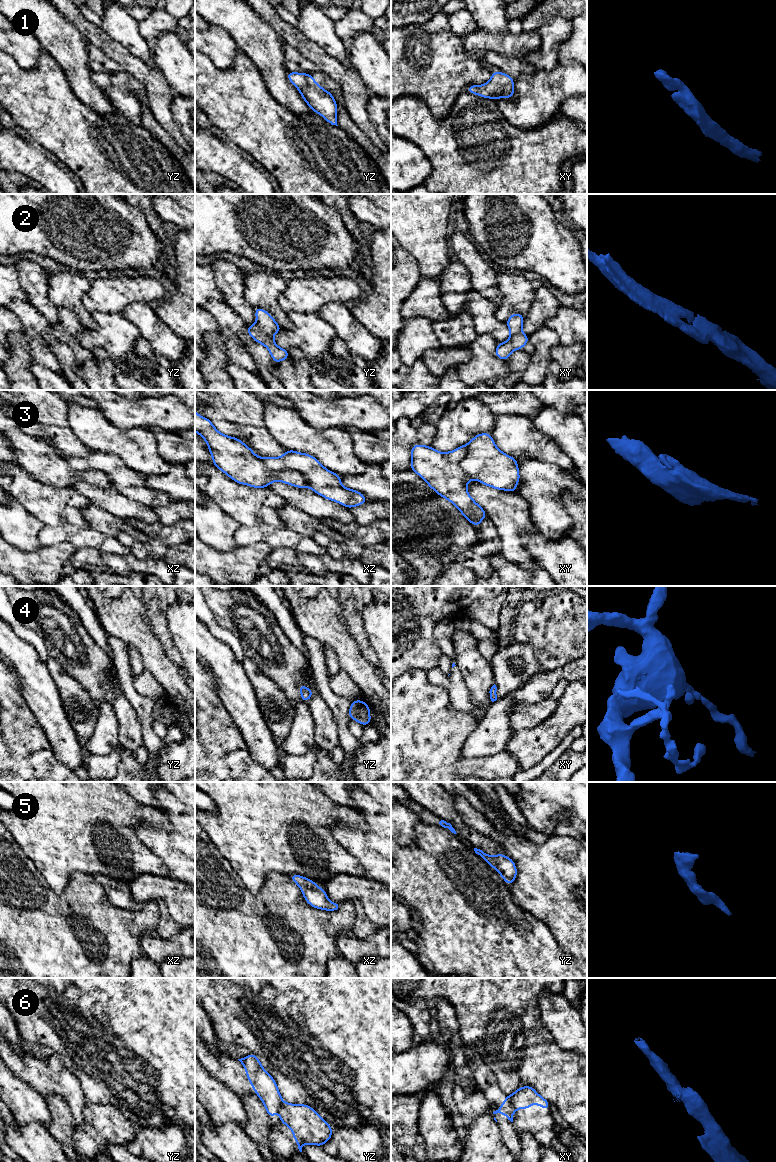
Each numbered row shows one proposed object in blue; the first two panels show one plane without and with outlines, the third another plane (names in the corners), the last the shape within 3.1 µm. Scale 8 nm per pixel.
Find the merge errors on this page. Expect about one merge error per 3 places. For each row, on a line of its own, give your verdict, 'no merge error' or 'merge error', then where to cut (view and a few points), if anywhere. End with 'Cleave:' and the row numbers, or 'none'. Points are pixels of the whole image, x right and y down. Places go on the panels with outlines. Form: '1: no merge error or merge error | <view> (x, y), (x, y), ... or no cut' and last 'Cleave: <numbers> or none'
1: no merge error | no cut
2: no merge error | no cut
3: merge error | xz (259, 457), (273, 470), (298, 471), (308, 486)
4: no merge error | no cut
5: no merge error | no cut
6: merge error | xy (507, 1096), (514, 1111)
Cleave: 3, 6

